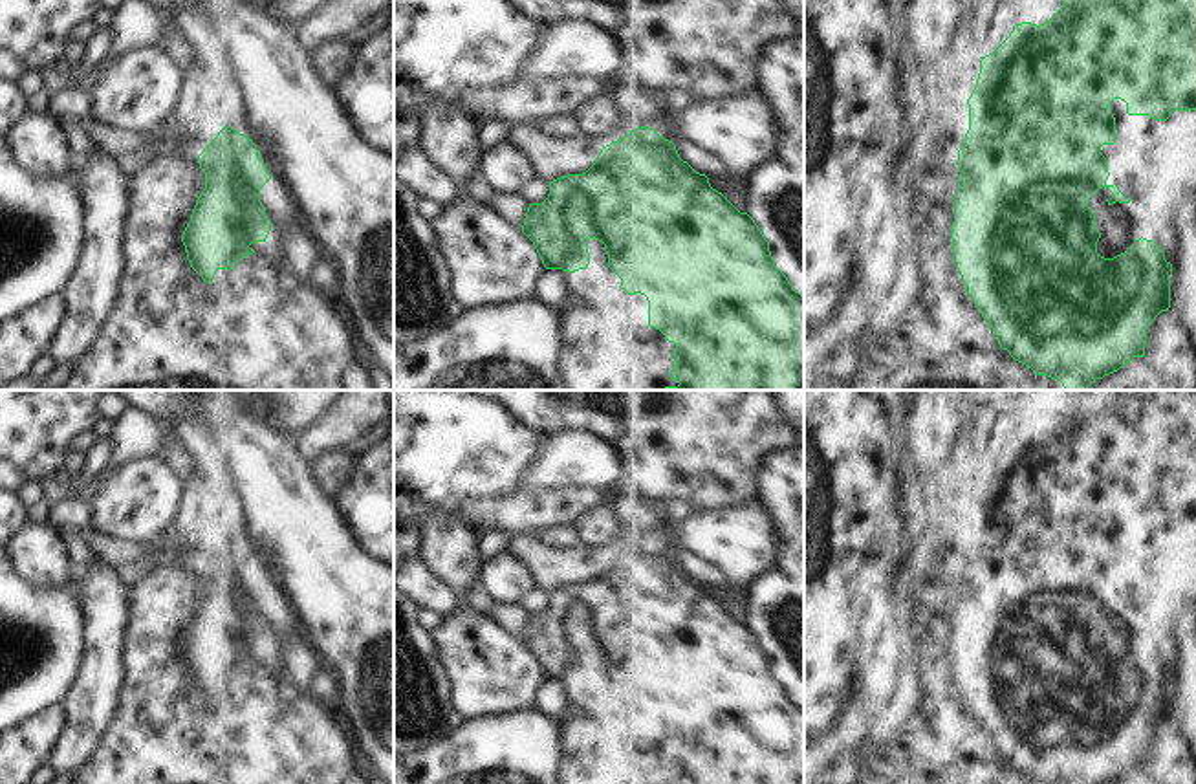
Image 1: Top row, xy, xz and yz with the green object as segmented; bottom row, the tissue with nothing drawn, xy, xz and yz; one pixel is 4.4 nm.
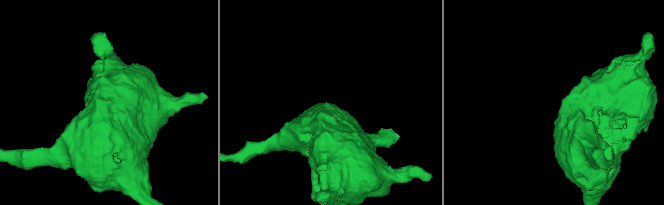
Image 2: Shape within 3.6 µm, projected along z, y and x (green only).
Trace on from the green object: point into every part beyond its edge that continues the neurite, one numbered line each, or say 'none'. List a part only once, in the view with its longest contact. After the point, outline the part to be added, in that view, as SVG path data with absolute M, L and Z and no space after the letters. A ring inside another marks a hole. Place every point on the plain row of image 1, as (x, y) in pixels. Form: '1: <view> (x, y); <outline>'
none

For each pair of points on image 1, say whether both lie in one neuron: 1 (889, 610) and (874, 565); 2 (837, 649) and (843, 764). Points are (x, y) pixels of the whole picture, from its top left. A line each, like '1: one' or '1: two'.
1: one
2: two

